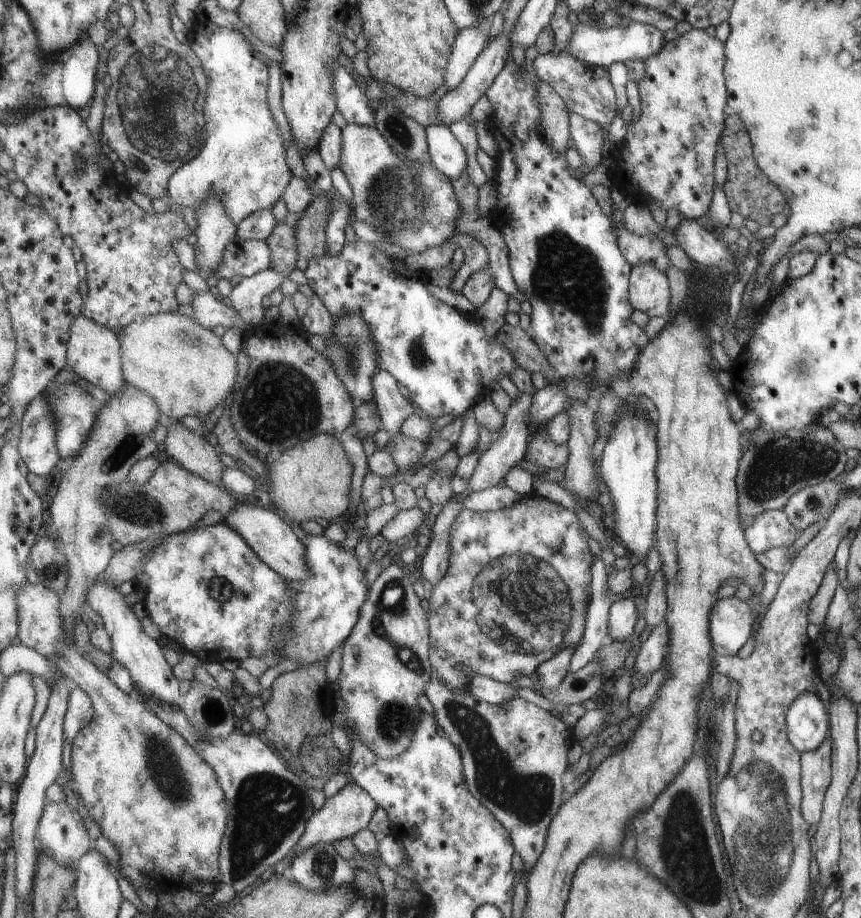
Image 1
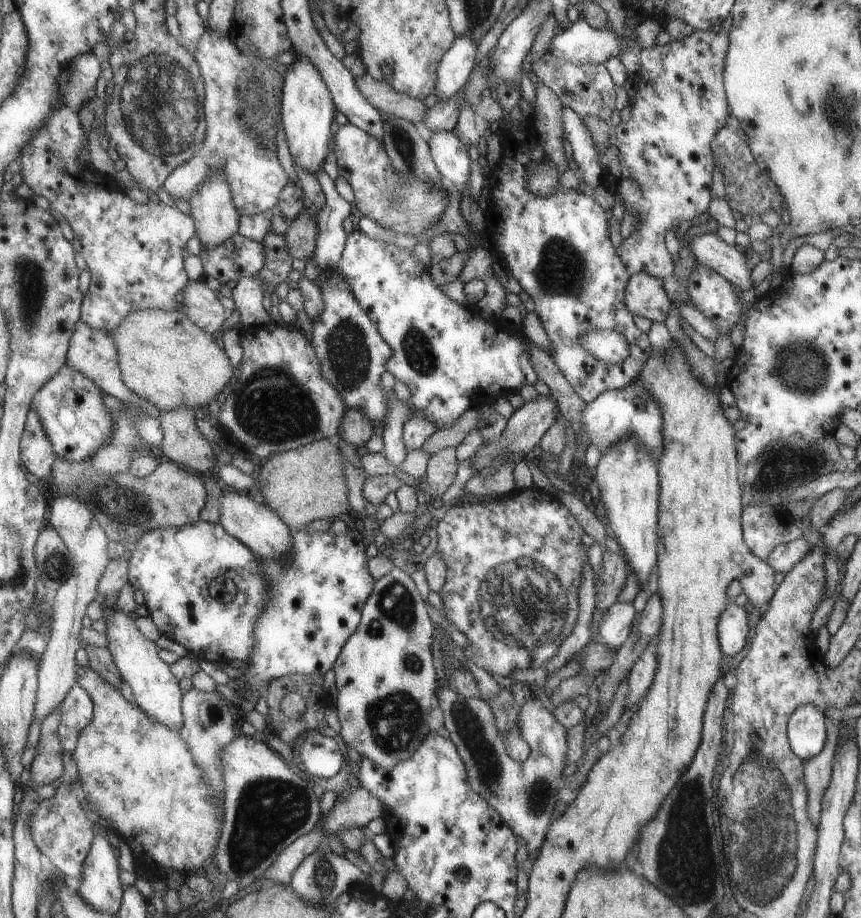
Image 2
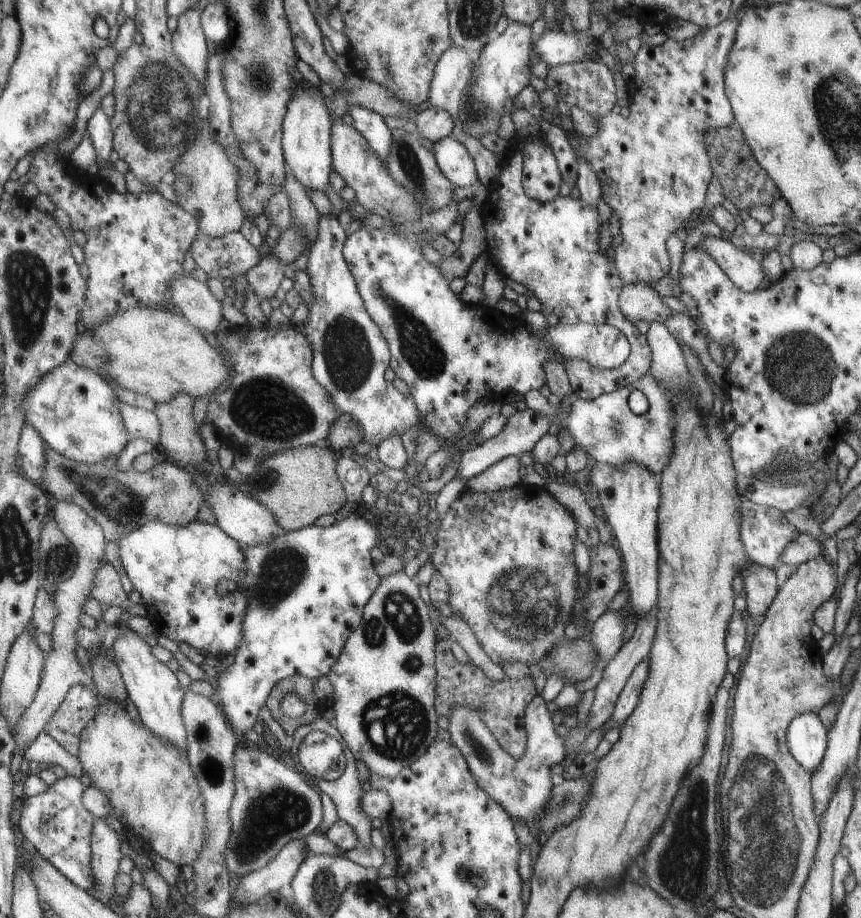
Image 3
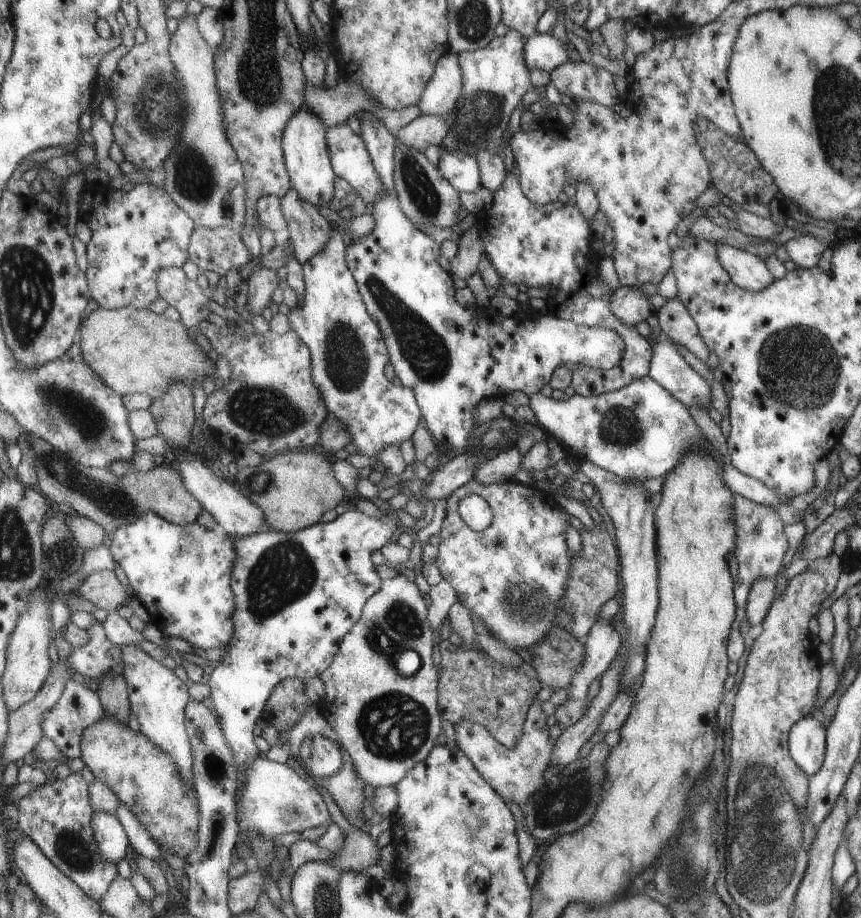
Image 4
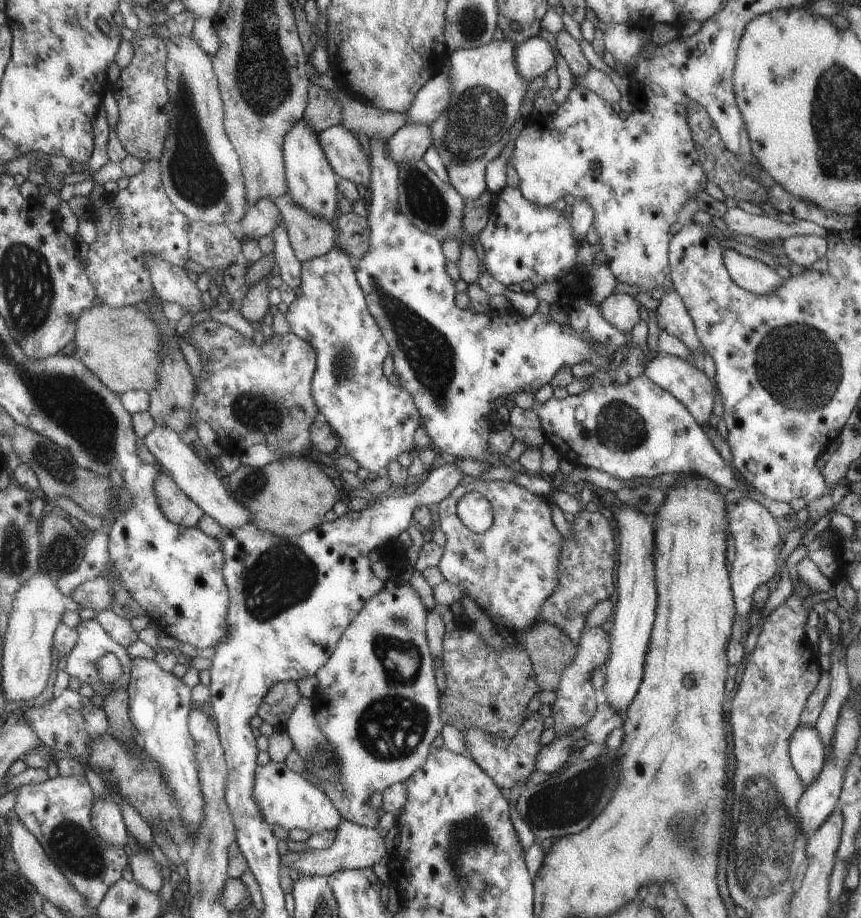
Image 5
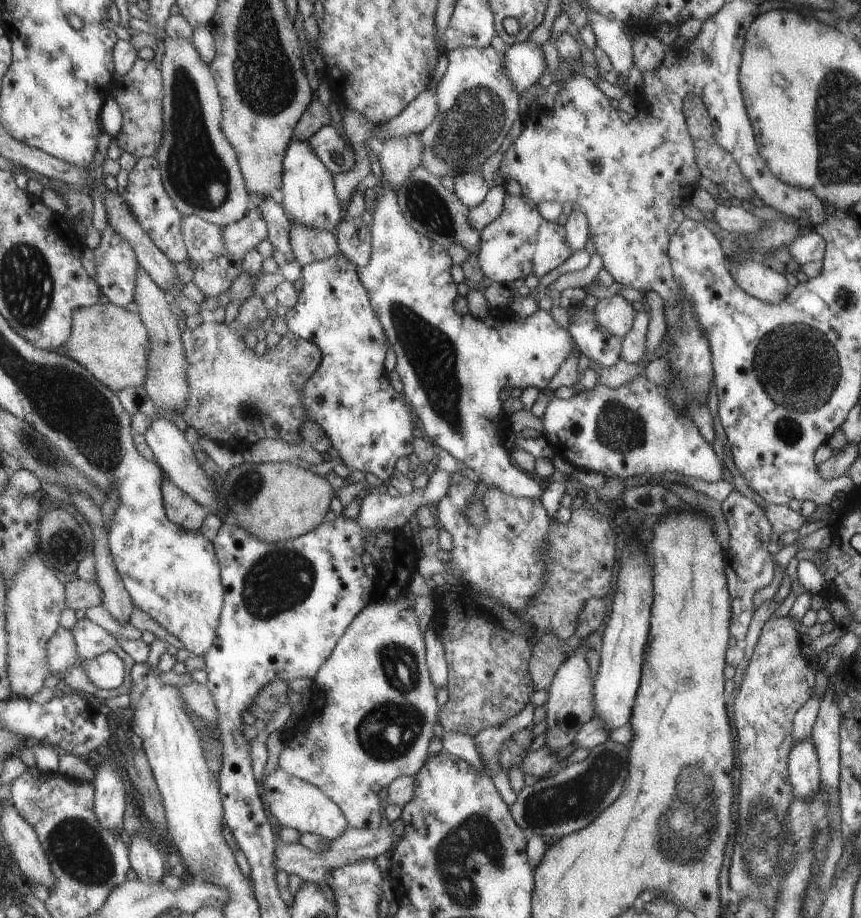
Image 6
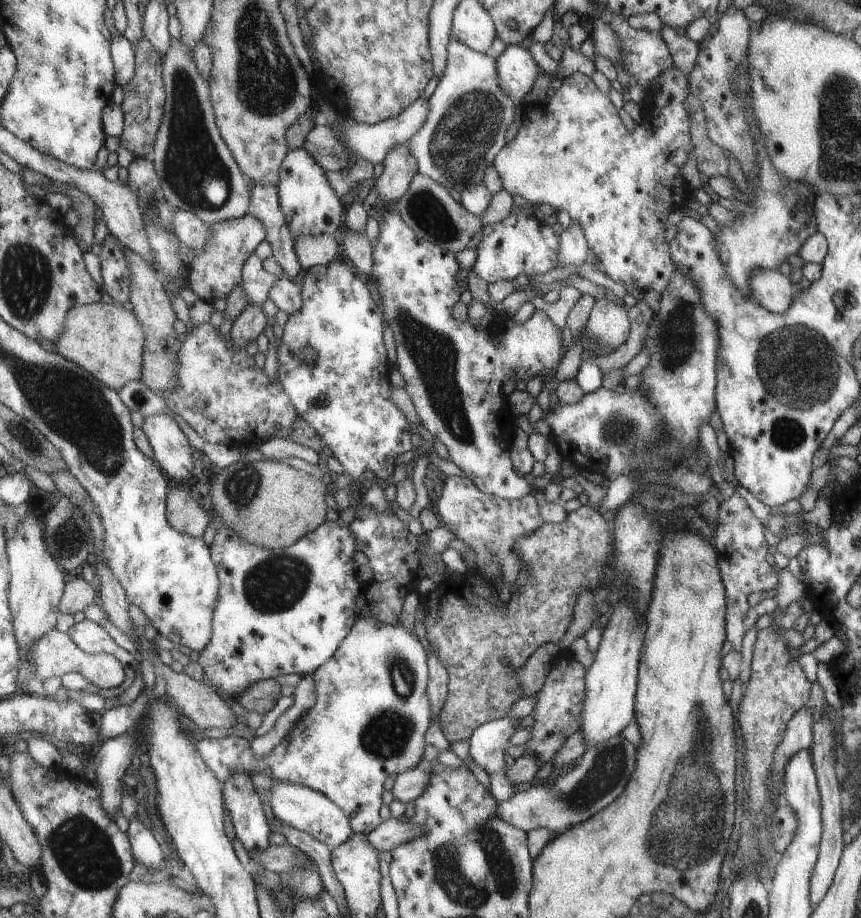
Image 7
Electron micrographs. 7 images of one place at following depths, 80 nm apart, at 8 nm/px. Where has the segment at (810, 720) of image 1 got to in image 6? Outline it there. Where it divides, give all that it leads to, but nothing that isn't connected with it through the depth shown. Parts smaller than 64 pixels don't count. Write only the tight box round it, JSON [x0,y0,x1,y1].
[788,736,819,800]

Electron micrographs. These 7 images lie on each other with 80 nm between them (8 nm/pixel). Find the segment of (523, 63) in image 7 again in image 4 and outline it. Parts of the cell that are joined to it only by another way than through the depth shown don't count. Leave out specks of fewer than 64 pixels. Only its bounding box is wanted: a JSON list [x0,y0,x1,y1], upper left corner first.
[524,32,568,72]

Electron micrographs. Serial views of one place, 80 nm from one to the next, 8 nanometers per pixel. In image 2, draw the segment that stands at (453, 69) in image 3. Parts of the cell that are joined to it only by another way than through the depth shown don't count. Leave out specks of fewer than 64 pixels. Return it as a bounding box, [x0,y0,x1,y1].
[434,35,476,100]

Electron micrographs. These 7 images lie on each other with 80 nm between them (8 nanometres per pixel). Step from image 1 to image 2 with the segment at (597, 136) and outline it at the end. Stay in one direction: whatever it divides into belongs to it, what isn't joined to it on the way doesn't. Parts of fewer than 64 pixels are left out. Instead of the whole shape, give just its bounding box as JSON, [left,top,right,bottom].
[561,106,602,192]

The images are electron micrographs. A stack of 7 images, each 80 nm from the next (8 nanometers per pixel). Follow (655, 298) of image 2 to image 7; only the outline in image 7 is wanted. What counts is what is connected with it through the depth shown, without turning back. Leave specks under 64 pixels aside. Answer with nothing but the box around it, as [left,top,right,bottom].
[584,297,630,349]

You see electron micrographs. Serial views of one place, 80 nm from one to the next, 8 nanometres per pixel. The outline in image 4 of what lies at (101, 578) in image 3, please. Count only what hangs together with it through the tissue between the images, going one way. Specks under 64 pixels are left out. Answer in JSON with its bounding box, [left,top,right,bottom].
[79,569,129,612]

